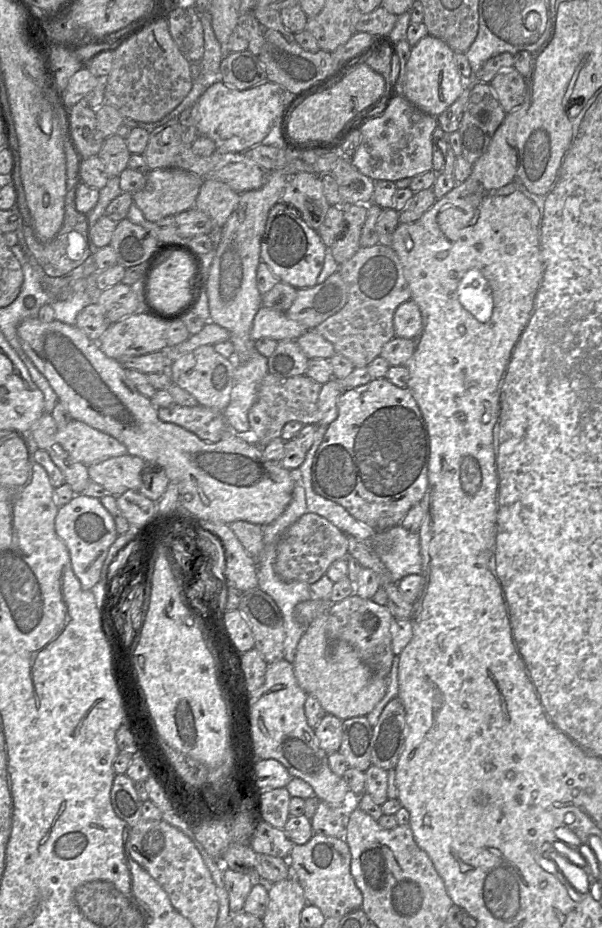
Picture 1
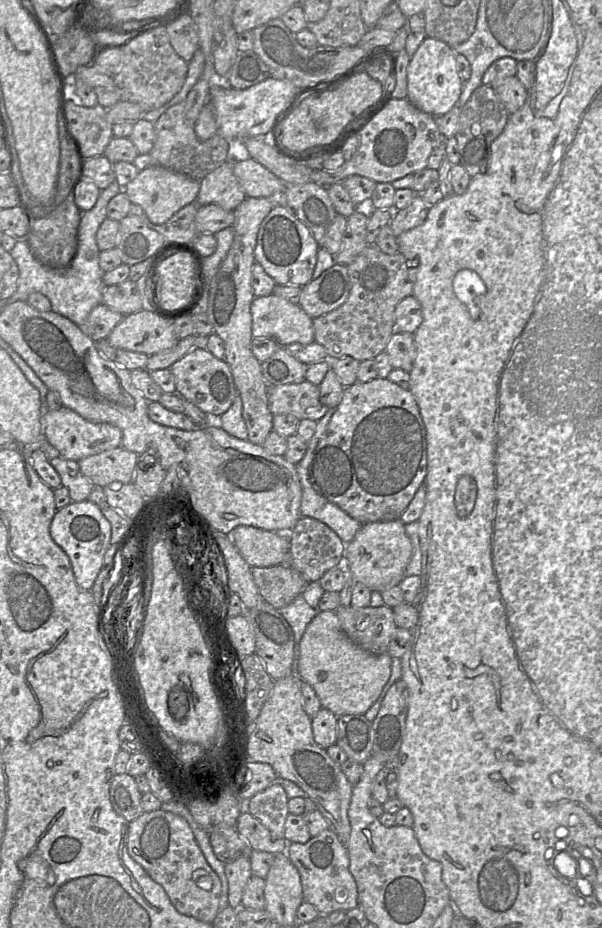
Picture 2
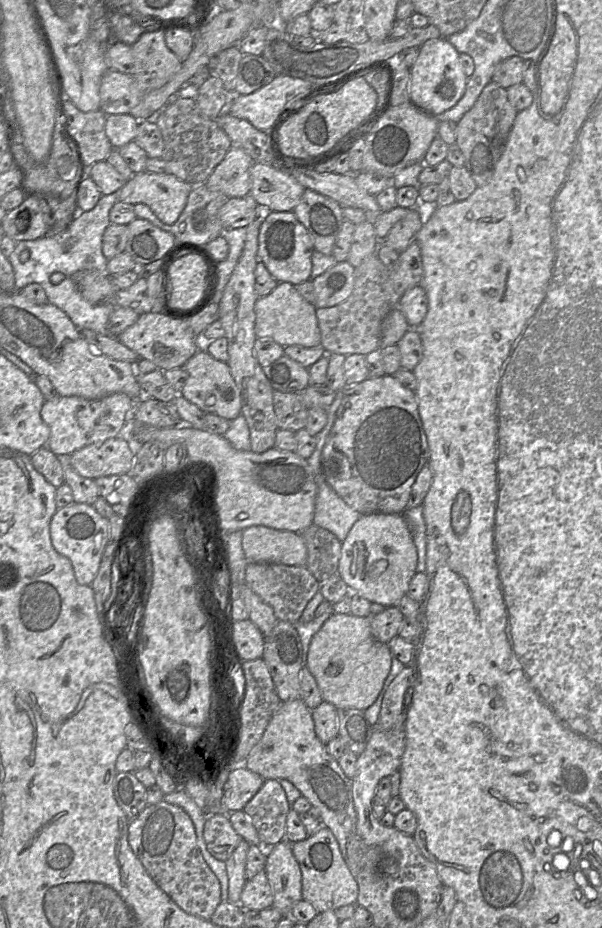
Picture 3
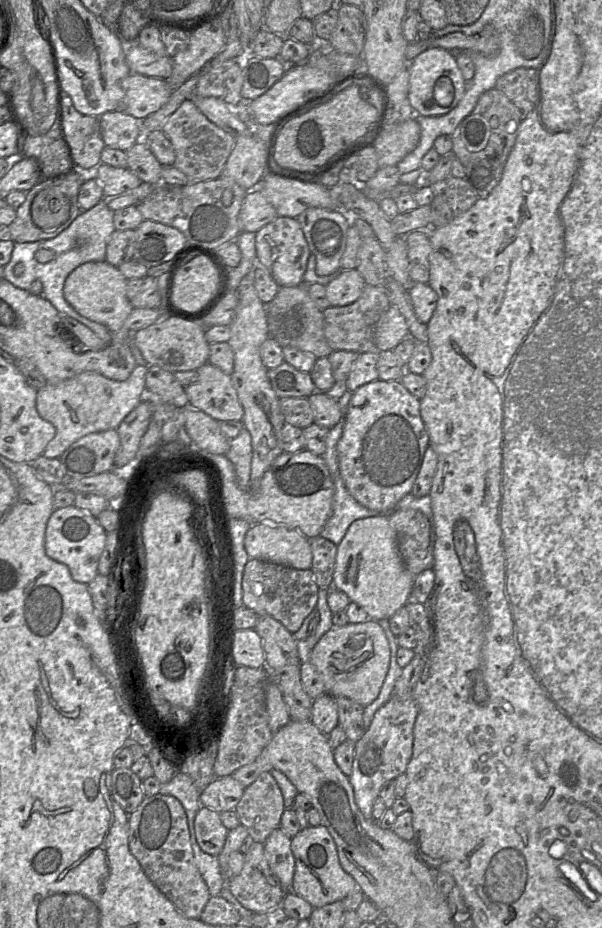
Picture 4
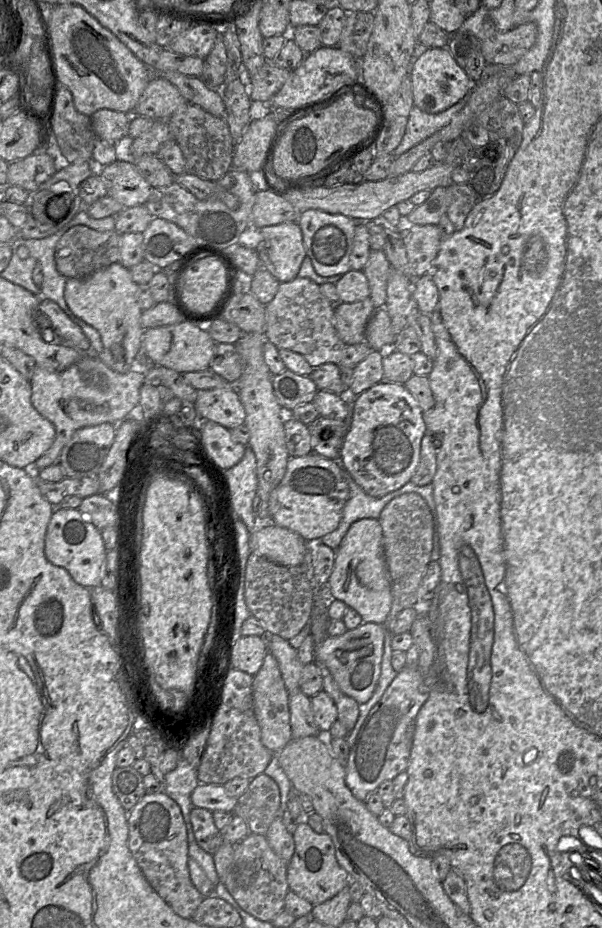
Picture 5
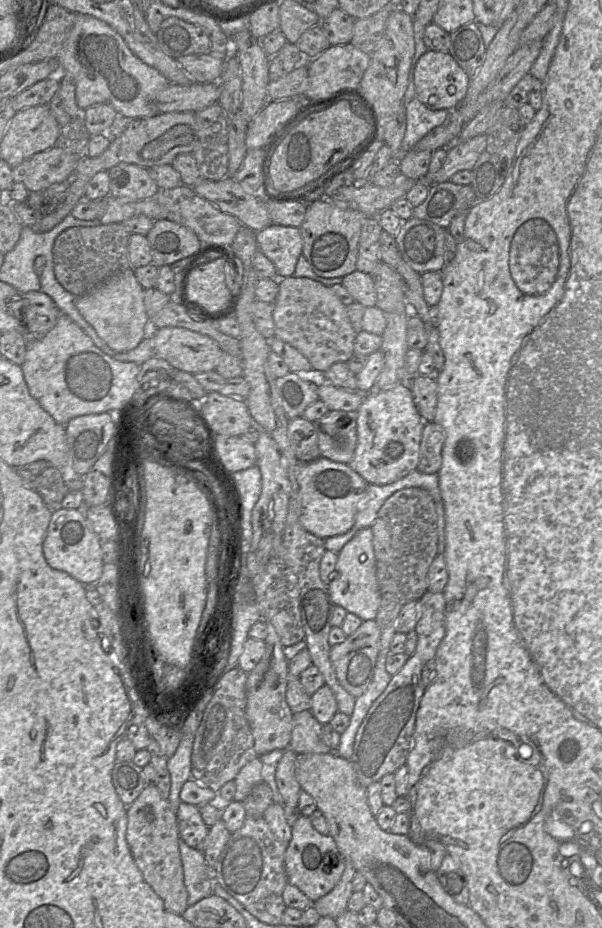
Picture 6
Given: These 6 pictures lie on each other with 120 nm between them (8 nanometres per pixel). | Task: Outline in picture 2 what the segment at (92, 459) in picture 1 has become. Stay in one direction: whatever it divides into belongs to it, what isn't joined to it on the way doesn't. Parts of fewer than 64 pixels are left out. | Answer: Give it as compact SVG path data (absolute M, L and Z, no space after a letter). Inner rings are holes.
M62 406L58 410L45 410L43 412L42 430L43 438L63 458L75 461L117 448L122 443L122 431L118 427L109 423L94 423L88 421L65 406Z

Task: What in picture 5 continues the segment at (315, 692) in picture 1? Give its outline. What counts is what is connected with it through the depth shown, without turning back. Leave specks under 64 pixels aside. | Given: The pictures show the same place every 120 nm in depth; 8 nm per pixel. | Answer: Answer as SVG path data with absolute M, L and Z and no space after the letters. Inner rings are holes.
M362 622L355 629L347 630L340 636L328 636L323 642L315 646L315 661L322 662L330 671L339 689L358 704L366 703L373 695L381 673L381 663L384 651L386 629L384 625L371 622Z

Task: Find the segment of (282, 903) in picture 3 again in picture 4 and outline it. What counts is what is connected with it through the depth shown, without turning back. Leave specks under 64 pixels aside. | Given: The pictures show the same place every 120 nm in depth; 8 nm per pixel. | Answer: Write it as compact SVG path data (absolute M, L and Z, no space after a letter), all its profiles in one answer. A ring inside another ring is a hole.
M279 827L272 831L264 843L269 867L286 892L291 891L295 872L295 858L291 849L291 839Z

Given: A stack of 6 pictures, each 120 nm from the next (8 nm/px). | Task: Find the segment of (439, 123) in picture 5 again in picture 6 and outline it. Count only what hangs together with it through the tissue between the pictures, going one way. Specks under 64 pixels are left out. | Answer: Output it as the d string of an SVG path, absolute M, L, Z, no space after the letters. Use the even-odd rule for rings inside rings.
M416 97L406 106L406 131L401 143L402 153L406 153L431 130L442 125L451 110L430 110Z

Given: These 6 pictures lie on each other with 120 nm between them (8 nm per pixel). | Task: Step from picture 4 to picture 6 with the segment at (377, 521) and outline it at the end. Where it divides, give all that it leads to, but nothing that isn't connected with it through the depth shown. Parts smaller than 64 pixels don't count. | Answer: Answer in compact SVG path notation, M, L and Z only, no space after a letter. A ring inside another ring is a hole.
M371 527L359 530L338 553L336 569L328 589L334 605L343 607L363 621L375 620L380 606L380 590Z

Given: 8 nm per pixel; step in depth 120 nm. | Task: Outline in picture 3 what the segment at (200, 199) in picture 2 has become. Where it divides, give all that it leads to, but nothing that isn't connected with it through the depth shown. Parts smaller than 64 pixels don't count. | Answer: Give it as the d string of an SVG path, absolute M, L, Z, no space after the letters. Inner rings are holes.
M232 146L204 184L210 190L219 191L228 198L250 195L250 168L253 164L254 160L244 149Z

